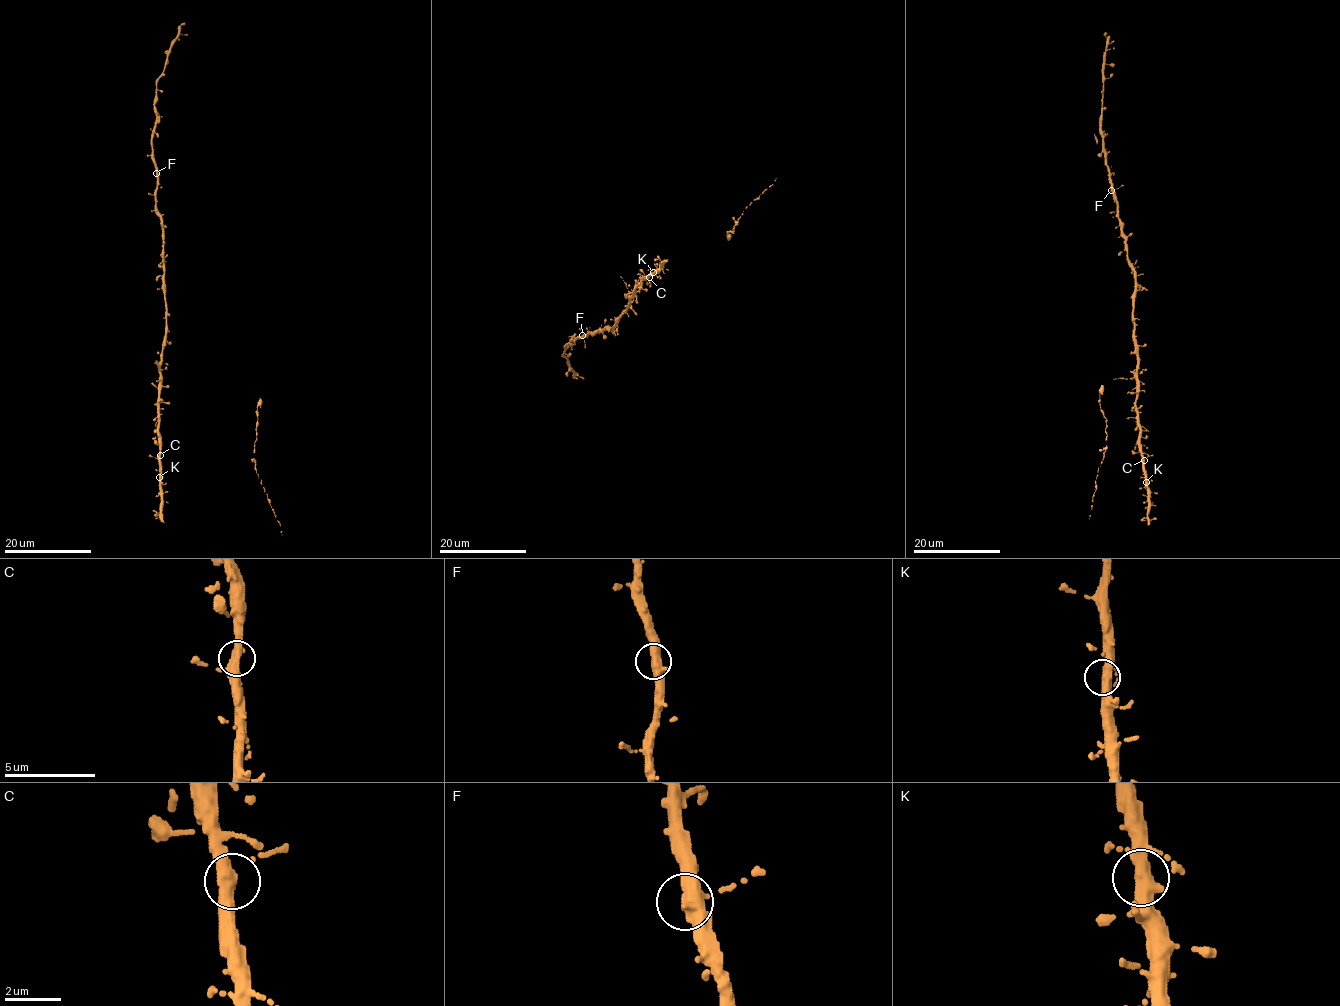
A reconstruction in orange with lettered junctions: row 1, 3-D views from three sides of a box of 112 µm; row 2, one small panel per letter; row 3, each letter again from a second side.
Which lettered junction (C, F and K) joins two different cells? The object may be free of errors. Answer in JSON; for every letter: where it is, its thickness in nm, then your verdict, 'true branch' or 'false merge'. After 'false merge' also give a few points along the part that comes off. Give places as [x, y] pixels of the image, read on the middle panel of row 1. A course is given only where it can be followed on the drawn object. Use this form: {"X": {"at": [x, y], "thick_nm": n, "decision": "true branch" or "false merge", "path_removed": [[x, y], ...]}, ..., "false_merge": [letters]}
{"C": {"at": [649, 277], "thick_nm": 360, "decision": "true branch"}, "F": {"at": [582, 335], "thick_nm": 380, "decision": "true branch"}, "K": {"at": [653, 272], "thick_nm": 360, "decision": "true branch"}, "false_merge": []}

